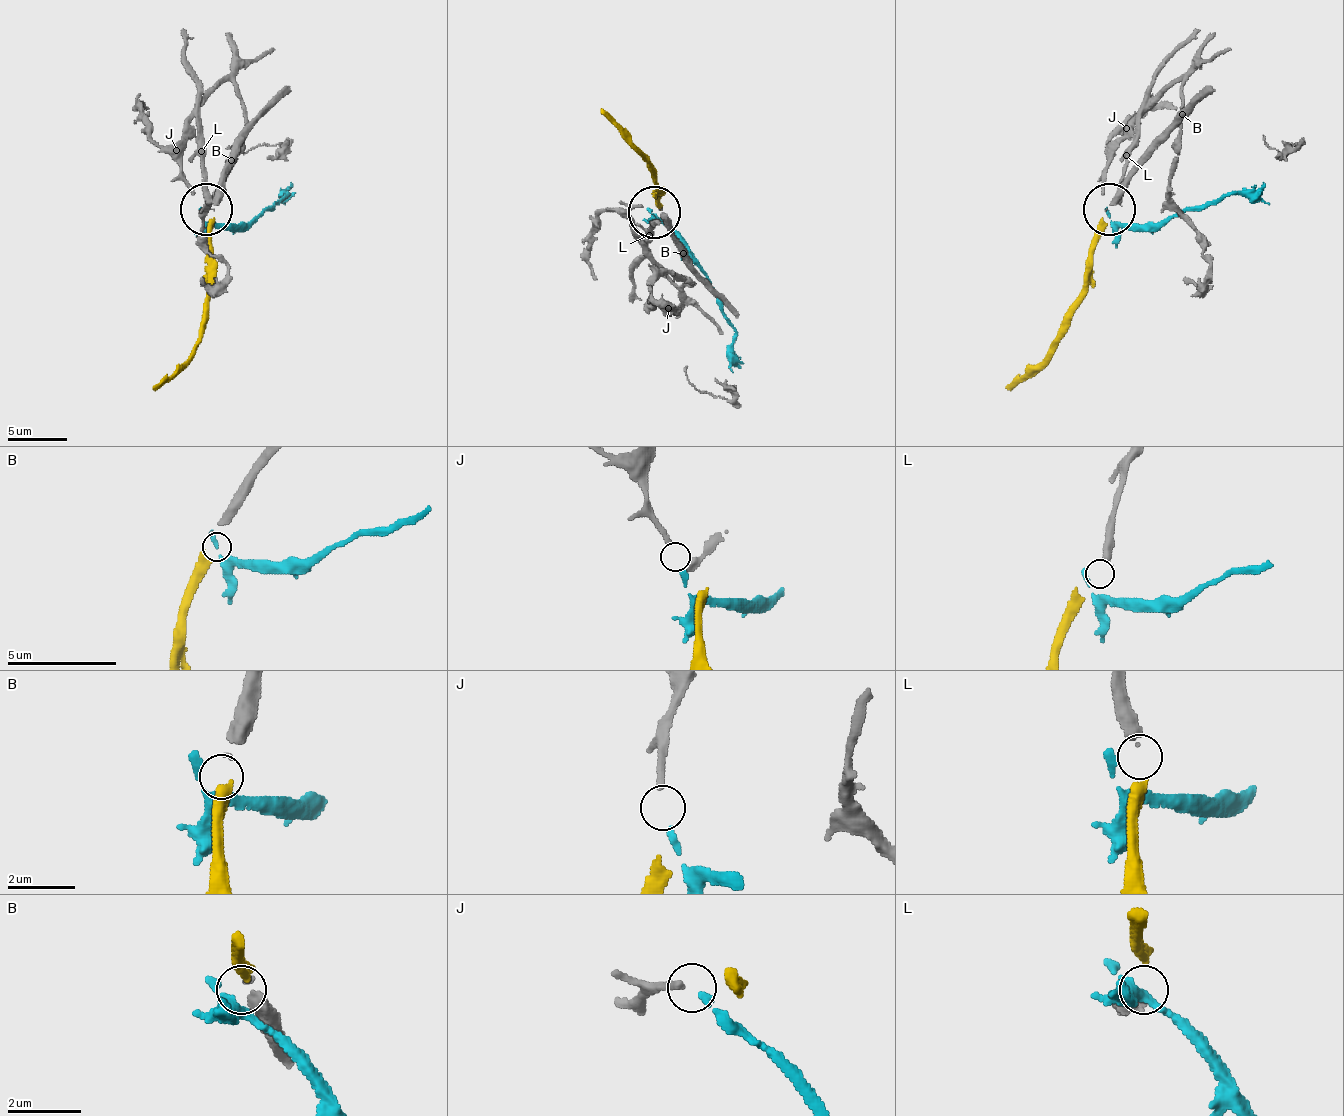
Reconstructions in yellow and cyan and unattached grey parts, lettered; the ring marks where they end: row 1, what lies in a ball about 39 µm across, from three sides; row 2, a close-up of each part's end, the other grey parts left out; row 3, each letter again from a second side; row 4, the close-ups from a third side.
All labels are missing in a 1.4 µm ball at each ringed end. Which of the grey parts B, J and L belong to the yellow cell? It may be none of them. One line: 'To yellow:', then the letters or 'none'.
To yellow: B

